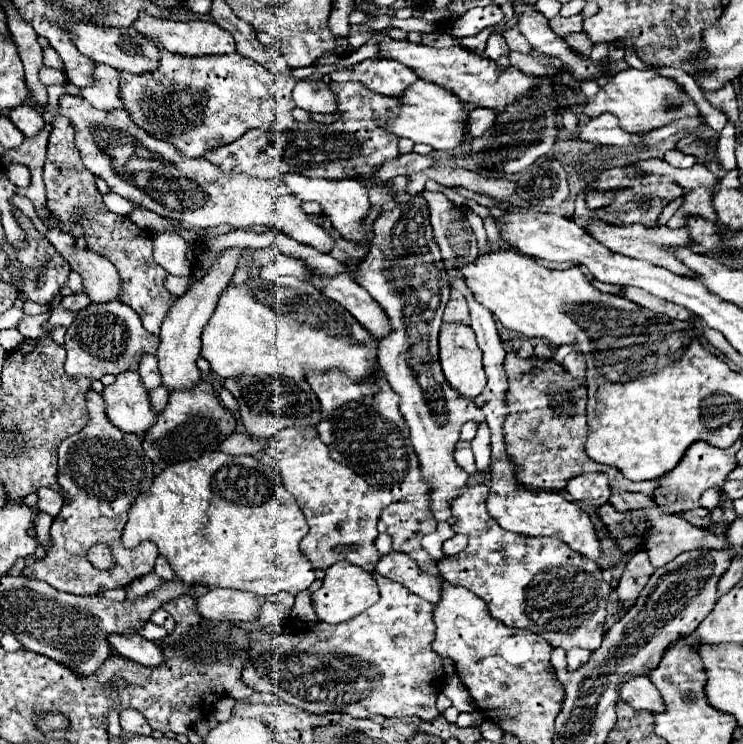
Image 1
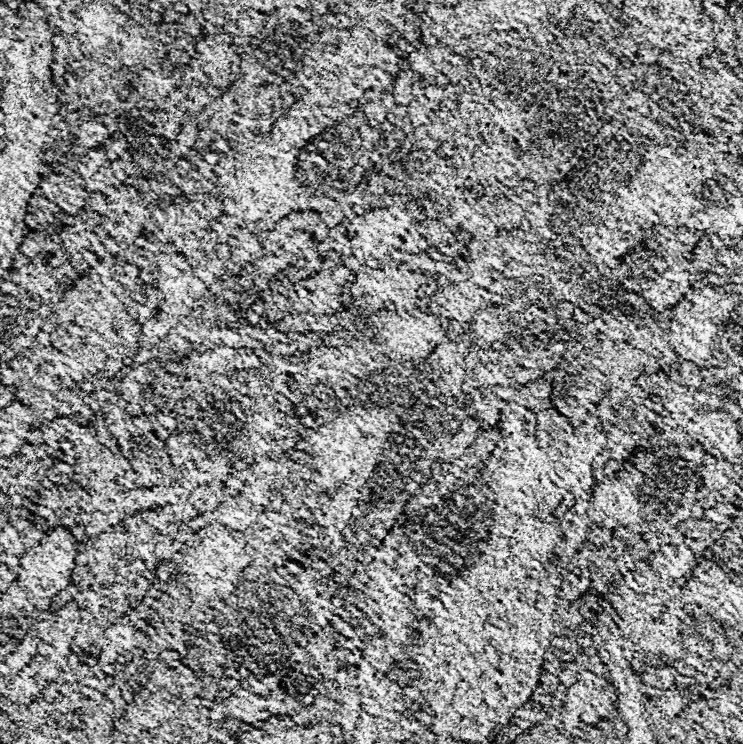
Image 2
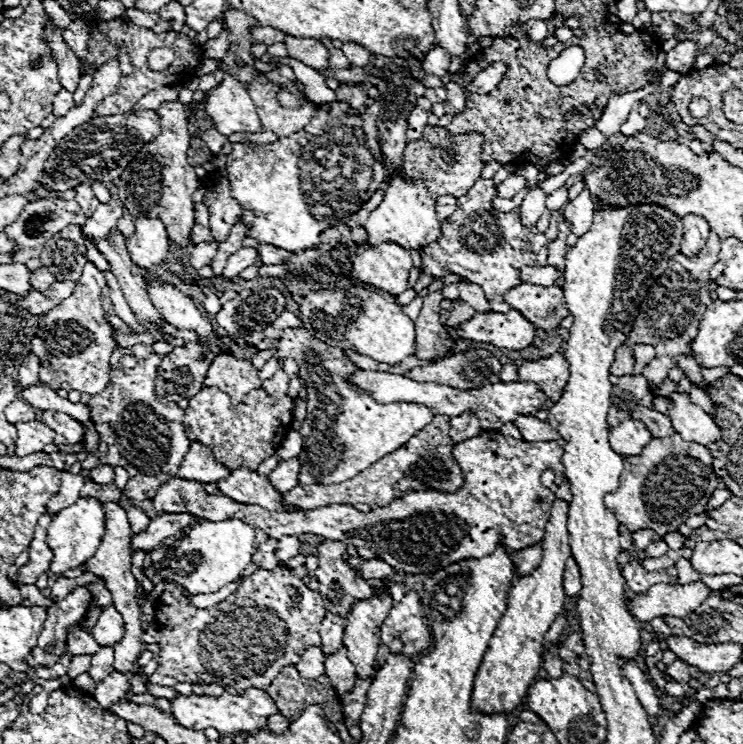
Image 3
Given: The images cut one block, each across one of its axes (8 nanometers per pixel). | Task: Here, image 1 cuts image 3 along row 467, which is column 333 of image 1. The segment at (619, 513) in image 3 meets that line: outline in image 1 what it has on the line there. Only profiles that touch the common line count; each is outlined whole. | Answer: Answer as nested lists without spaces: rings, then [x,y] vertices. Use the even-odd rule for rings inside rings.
[[[380,576],[380,600],[352,620],[340,624],[324,624],[286,618],[278,624],[252,632],[252,640],[252,660],[246,664],[242,680],[256,692],[272,692],[282,702],[312,714],[344,712],[352,718],[382,714],[386,718],[418,716],[422,720],[438,716],[436,696],[442,688],[444,672],[442,658],[430,650],[430,640],[434,640],[432,604],[394,580]]]

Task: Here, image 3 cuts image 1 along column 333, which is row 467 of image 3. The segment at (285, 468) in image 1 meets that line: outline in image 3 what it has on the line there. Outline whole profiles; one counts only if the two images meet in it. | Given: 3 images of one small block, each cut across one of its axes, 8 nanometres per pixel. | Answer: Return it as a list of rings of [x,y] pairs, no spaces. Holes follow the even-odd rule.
[[[486,430],[480,432],[476,438],[468,438],[468,442],[460,442],[452,458],[460,464],[464,486],[456,494],[440,492],[440,490],[416,490],[408,492],[402,498],[396,498],[396,502],[390,502],[384,508],[376,508],[370,512],[358,512],[352,504],[330,504],[316,510],[298,510],[298,512],[270,512],[260,506],[240,506],[238,502],[232,502],[230,498],[208,494],[202,486],[202,482],[184,482],[182,478],[172,478],[164,486],[160,486],[156,498],[152,498],[152,506],[156,512],[164,514],[194,514],[206,520],[242,520],[246,524],[252,524],[260,530],[264,530],[270,538],[282,538],[292,534],[316,534],[326,540],[338,540],[346,546],[366,546],[376,552],[384,562],[394,566],[396,570],[404,570],[408,574],[430,574],[436,572],[452,562],[458,562],[462,558],[482,558],[486,554],[492,554],[496,544],[502,542],[506,550],[514,552],[524,546],[536,544],[544,536],[544,528],[550,518],[550,506],[554,502],[554,492],[540,482],[540,474],[550,468],[556,474],[564,474],[562,466],[562,454],[564,454],[564,440],[552,440],[552,442],[526,442],[516,440],[512,436],[502,436],[498,430]]]

